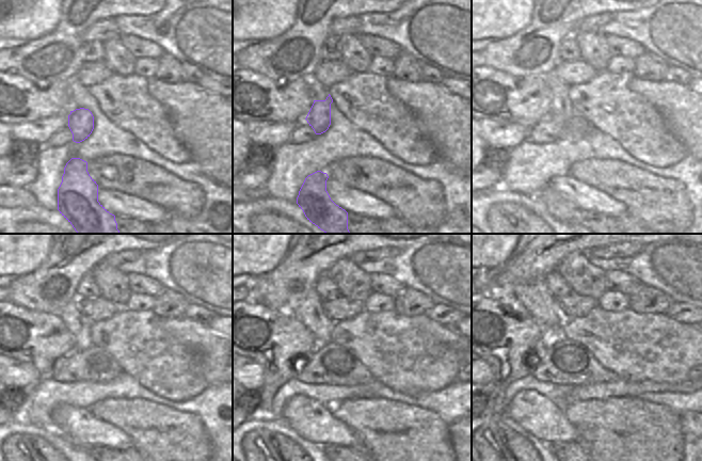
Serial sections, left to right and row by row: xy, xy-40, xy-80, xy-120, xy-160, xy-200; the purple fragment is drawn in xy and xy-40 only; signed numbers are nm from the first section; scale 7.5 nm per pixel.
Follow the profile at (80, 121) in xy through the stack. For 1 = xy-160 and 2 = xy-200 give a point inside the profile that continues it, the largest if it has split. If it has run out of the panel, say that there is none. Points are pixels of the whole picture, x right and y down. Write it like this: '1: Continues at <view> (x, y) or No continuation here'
1: Continues at xy-160 (312, 314)
2: Continues at xy-200 (551, 315).

